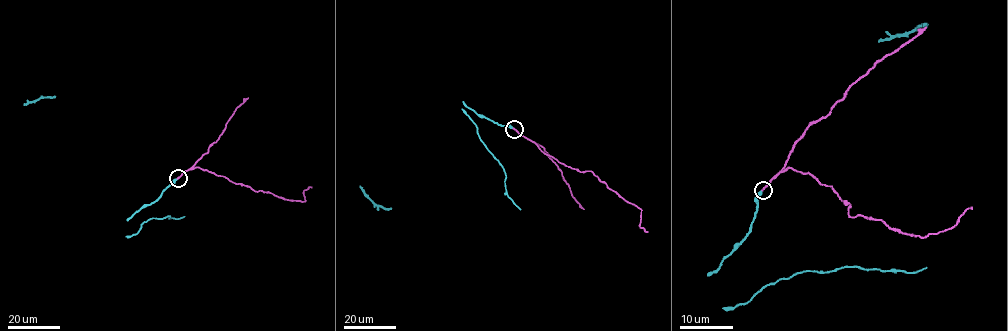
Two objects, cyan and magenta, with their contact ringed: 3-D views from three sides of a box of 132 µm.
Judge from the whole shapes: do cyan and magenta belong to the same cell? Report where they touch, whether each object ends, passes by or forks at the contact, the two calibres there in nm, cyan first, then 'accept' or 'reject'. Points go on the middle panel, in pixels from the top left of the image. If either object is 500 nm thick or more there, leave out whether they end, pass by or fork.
place (514, 129); cyan ends; magenta ends; calibres 280 and 240 nm; accept

